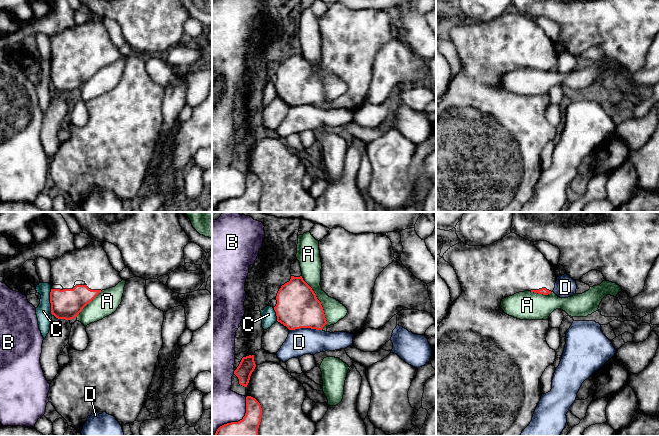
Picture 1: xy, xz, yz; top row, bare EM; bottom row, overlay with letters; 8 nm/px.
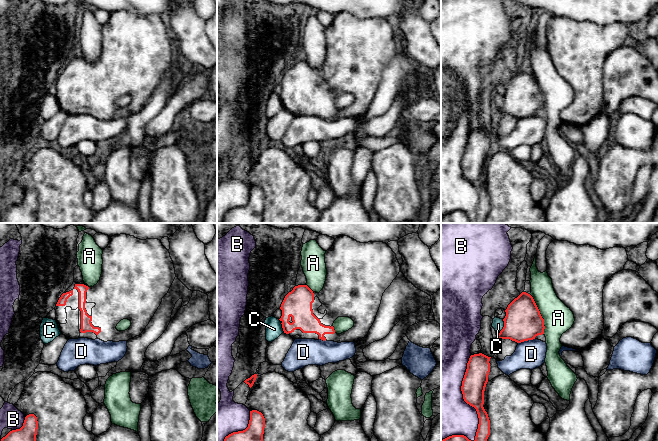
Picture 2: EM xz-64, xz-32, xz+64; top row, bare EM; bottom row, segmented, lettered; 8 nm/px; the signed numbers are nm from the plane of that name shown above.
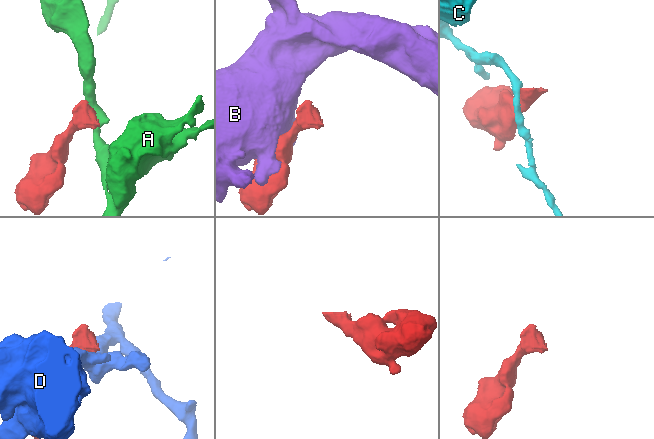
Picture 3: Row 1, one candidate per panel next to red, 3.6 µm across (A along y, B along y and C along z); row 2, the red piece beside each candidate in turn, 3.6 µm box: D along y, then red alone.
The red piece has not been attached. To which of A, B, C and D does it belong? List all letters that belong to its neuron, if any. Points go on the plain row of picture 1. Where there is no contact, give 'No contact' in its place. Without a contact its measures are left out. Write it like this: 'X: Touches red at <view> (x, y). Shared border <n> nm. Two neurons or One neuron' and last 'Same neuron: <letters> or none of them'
A: Touches red at xz (320, 79). Shared border 460 nm. Two neurons
B: Touches red at xz (238, 197). Shared border 420 nm. Two neurons
C: Touches red at xy (50, 78). Shared border 200 nm. Two neurons
D: Touches red at xz (305, 103). Shared border 260 nm. Two neurons
Same neuron: none of them

